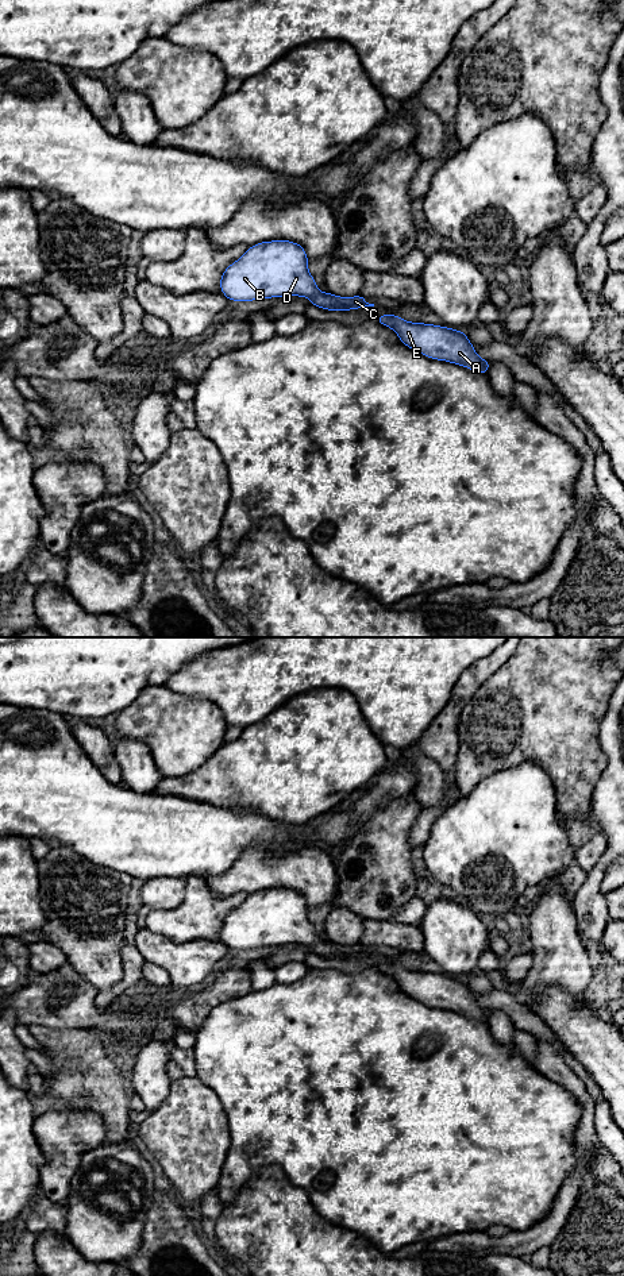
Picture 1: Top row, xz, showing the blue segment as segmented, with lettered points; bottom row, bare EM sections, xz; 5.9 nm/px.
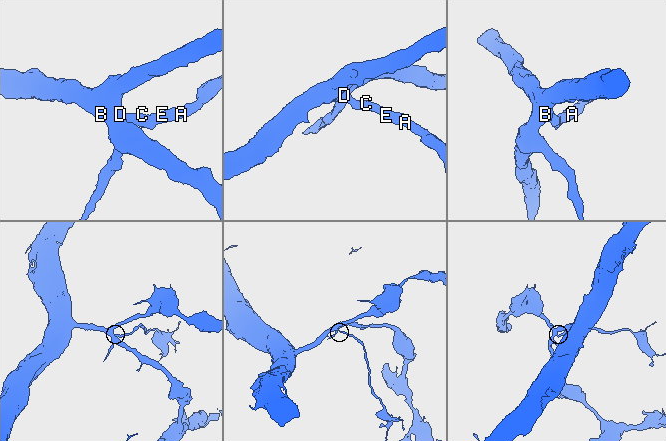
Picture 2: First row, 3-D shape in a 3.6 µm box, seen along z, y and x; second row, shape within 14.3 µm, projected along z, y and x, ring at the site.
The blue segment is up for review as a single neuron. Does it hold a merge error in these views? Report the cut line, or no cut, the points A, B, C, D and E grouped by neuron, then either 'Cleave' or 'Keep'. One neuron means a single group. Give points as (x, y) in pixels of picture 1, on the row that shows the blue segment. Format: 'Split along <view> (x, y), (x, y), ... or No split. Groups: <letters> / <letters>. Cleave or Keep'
No split. Groups: A B C D E. Keep

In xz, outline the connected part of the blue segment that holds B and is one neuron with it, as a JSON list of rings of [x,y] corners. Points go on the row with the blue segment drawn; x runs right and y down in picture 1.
[[[270,240],[250,246],[249,250],[234,263],[231,263],[220,278],[220,290],[230,301],[254,301],[258,298],[273,298],[285,296],[308,297],[309,304],[327,311],[351,311],[363,307],[374,307],[369,304],[361,294],[354,297],[340,297],[332,293],[323,293],[316,286],[315,278],[308,271],[308,257],[303,246],[290,240]]]

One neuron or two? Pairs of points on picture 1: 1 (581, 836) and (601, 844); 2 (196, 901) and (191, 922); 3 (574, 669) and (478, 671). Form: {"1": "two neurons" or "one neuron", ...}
{"1": "two neurons", "2": "one neuron", "3": "two neurons"}

